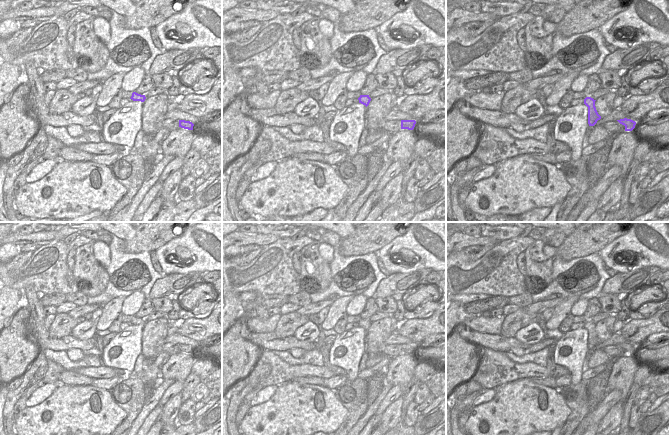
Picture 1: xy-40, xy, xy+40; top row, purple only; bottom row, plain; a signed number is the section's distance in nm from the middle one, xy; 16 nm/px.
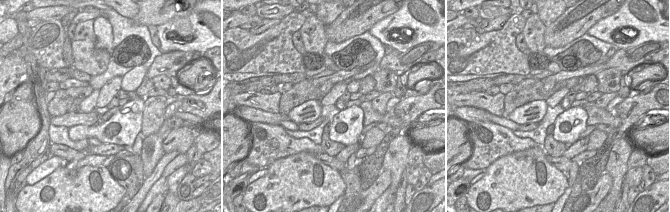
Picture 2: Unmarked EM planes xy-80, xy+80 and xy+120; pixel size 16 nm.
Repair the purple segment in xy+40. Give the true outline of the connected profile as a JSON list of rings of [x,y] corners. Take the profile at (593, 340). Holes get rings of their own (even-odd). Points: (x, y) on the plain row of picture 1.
[[[586,321],[584,323],[584,328],[588,331],[588,348],[589,350],[594,350],[598,344],[601,343],[601,340],[598,338],[596,331],[595,331],[595,325],[591,321]]]

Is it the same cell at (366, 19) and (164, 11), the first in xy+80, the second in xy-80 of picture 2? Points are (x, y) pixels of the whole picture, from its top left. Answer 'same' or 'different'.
same

